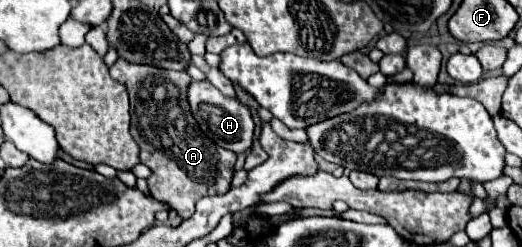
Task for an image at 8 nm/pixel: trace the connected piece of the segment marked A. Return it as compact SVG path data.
M123 59L111 67L111 77L121 81L131 99L131 135L137 141L141 163L151 169L147 179L155 199L167 201L183 219L195 211L195 201L205 195L229 191L235 153L215 145L203 135L187 103L187 85L191 77L183 71L167 71L147 65L133 65Z

